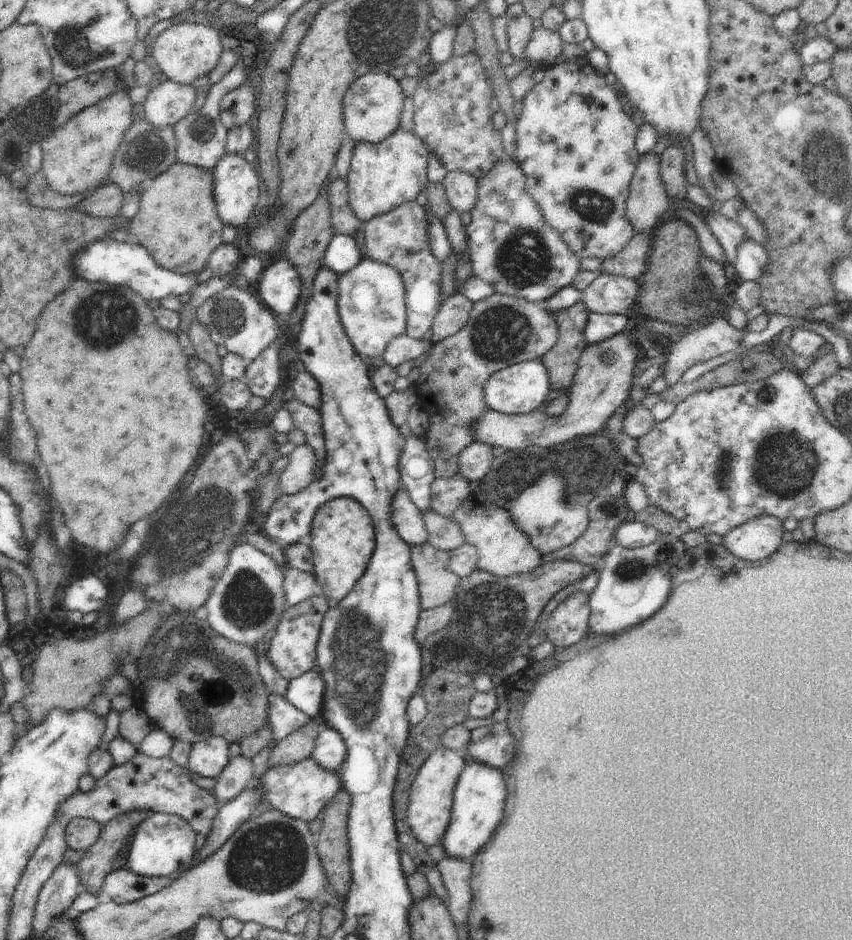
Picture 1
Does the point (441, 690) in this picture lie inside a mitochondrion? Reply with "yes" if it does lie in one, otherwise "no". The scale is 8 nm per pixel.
yes

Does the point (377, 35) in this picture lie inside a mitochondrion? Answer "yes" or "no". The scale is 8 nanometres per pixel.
yes

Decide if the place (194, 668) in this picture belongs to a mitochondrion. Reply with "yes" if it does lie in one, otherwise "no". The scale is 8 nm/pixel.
yes

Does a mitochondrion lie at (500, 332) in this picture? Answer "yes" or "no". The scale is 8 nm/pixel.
yes

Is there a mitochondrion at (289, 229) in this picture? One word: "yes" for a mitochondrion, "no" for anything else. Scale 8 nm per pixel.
no

